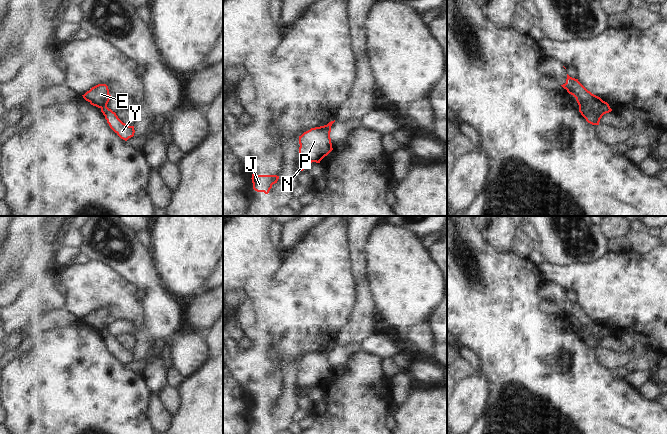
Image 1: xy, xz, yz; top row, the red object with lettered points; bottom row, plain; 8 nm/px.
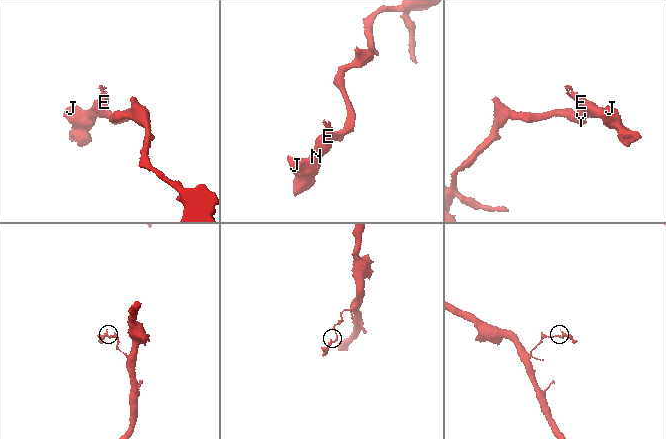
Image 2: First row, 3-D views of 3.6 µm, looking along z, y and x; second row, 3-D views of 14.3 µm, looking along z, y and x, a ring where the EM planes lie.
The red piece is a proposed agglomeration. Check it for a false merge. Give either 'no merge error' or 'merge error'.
merge error

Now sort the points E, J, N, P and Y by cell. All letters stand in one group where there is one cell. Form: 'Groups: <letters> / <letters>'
Groups: E J N P / Y.

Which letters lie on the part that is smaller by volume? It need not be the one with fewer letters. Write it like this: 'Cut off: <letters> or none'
Cut off: E, J, N, P.

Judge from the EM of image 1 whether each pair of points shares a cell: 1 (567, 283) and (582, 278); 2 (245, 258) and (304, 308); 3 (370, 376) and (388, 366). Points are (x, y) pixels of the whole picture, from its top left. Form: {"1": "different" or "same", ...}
{"1": "same", "2": "different", "3": "different"}

